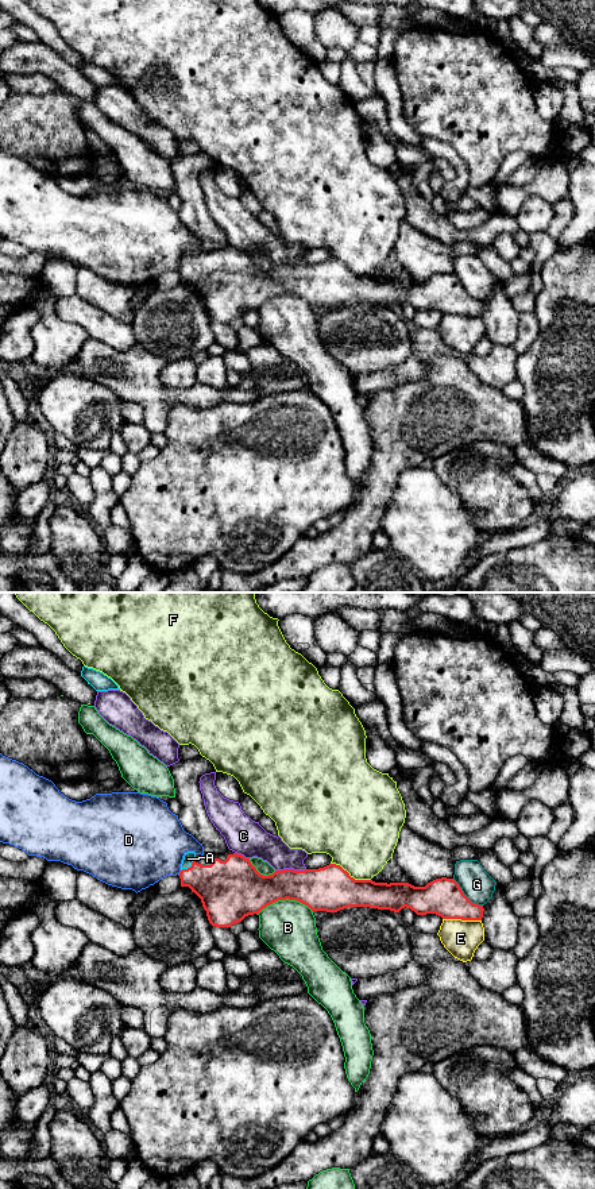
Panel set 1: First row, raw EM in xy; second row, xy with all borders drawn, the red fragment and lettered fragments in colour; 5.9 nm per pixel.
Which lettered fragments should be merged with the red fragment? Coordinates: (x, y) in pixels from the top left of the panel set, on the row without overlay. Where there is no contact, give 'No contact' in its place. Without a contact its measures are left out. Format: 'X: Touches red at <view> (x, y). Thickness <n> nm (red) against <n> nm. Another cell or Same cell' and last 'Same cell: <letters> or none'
A: Touches red at xy (188, 263). Thickness 320 nm (red) against 60 nm. Same cell
B: Touches red at xy (284, 294). Thickness 300 nm (red) against 320 nm. Another cell
C: Touches red at xy (290, 265). Thickness 260 nm (red) against 170 nm. Another cell
D: Touches red at xy (180, 269). Thickness 280 nm (red) against 420 nm. Another cell
E: Touches red at xy (462, 315). Thickness 220 nm (red) against 220 nm. Another cell
F: Touches red at xy (350, 271). Thickness 280 nm (red) against 440 nm. Another cell
G: Touches red at xy (464, 290). Thickness 220 nm (red) against 190 nm. Another cell
Same cell: A

